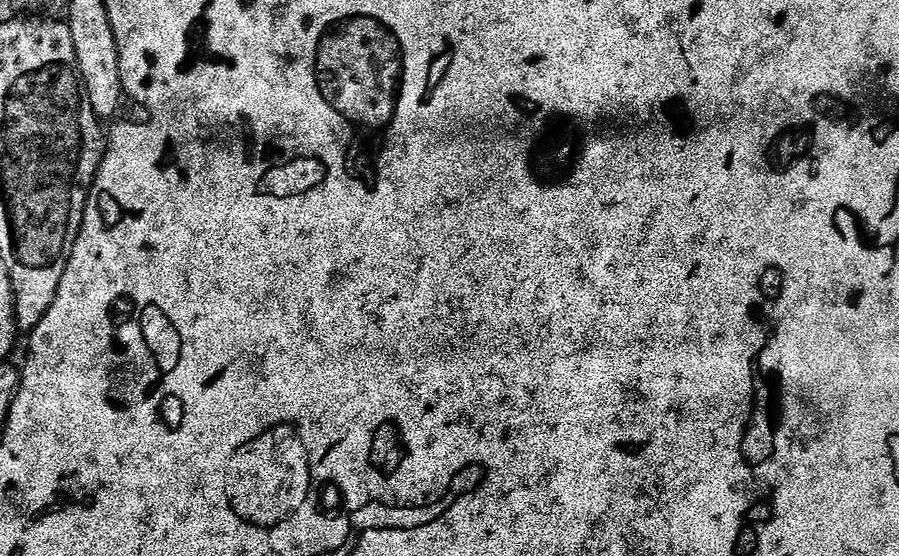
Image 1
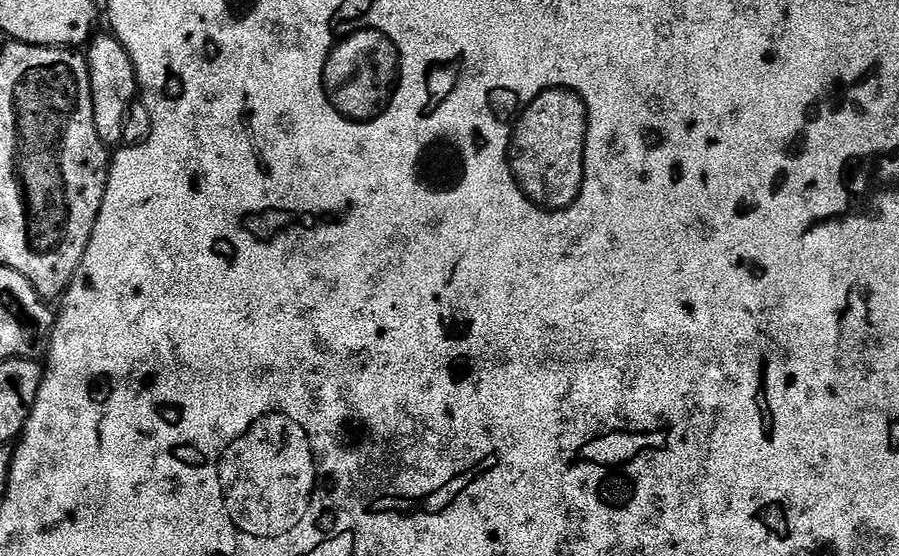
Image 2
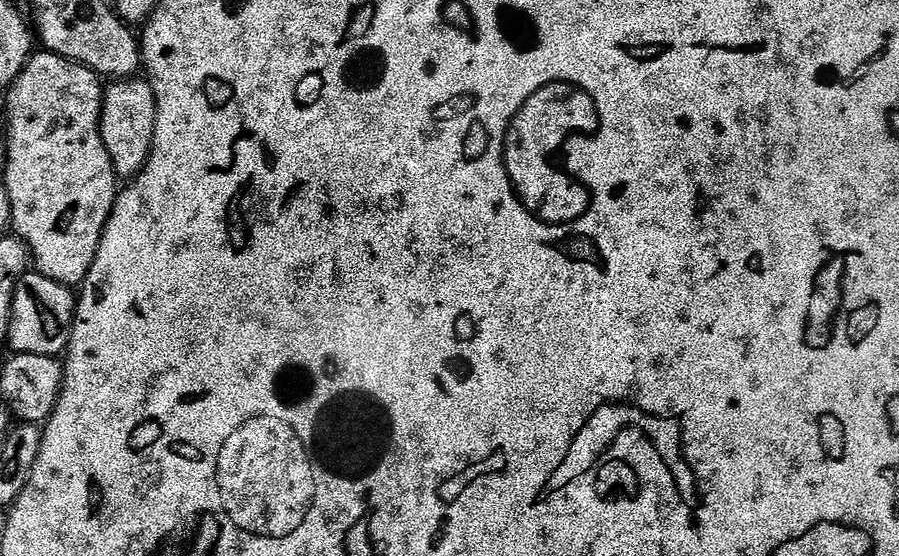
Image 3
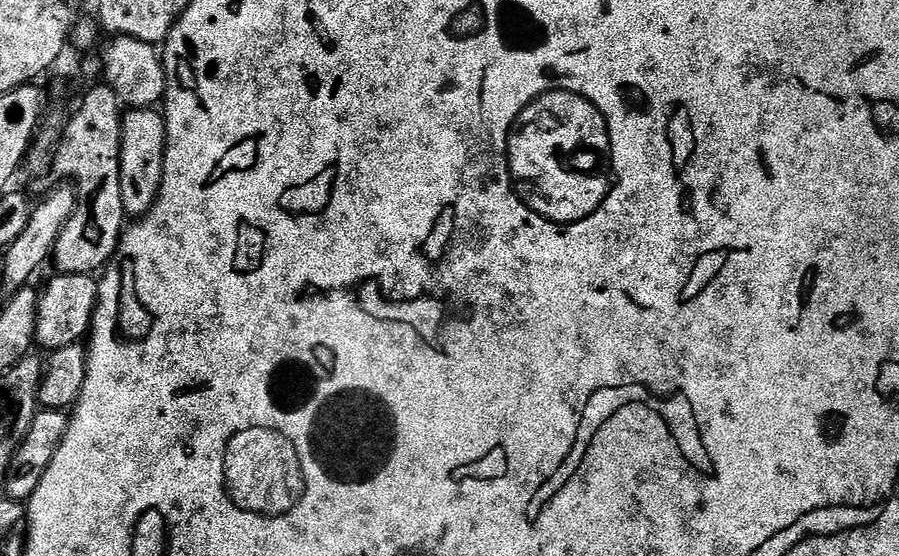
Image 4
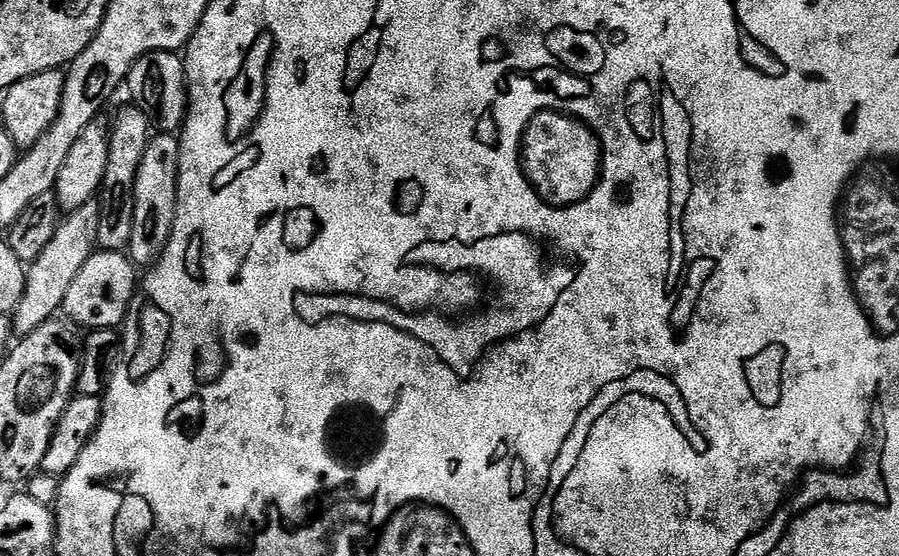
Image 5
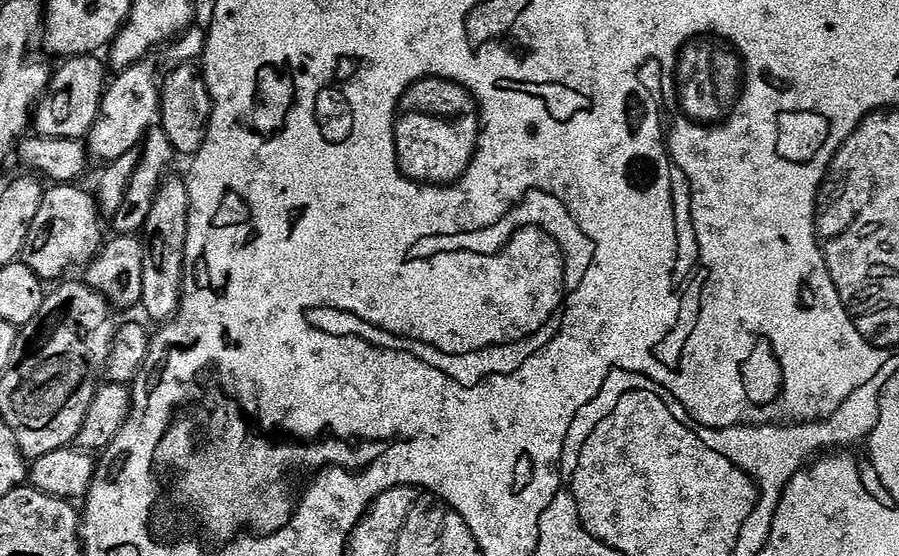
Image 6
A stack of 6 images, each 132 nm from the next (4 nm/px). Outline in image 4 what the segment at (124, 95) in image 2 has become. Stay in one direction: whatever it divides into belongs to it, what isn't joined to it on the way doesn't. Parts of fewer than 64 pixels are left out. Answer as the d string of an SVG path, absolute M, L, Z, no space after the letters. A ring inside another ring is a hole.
M128 108L120 122L120 185L125 217L139 218L150 211L160 193L164 173L166 126L156 108Z

